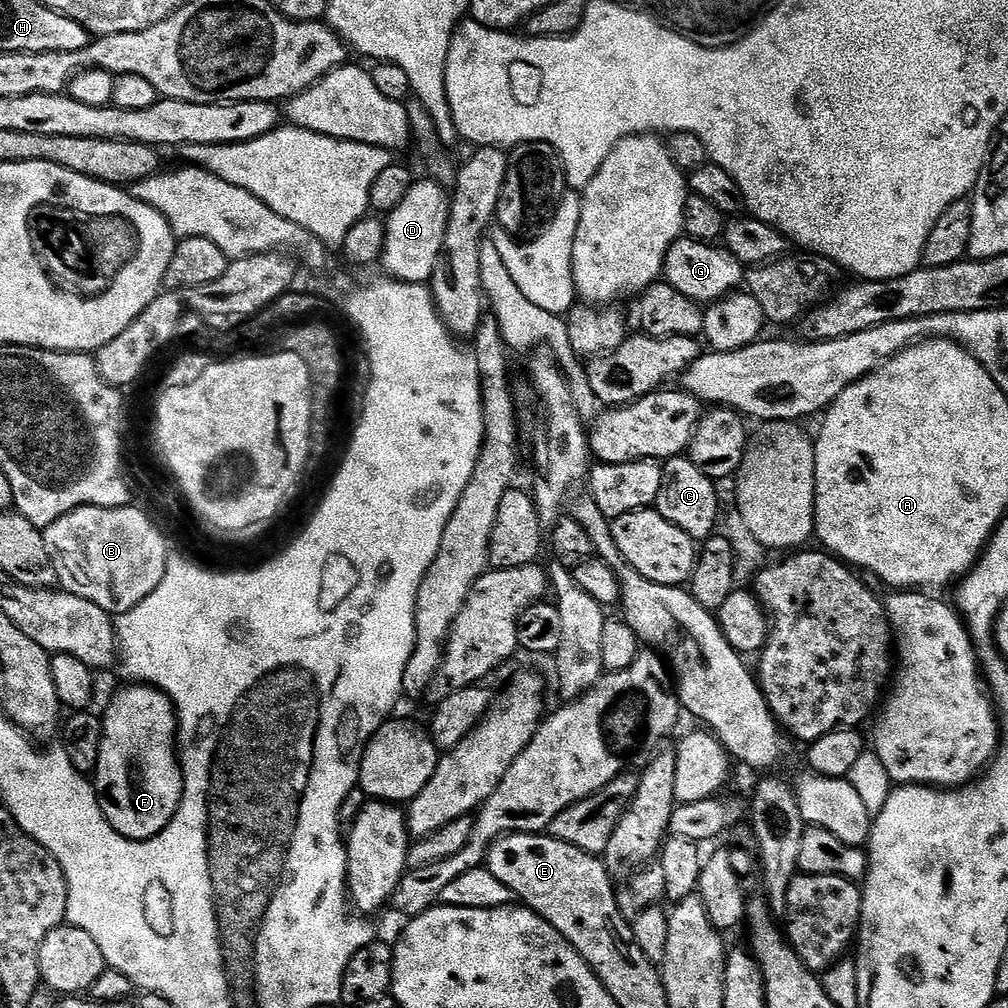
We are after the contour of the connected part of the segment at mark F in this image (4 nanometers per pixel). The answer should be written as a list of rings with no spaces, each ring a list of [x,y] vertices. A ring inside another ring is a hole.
[[[132,682],[127,686],[129,688],[122,689],[102,712],[104,737],[94,773],[94,787],[103,797],[100,809],[118,834],[127,840],[149,840],[170,823],[184,797],[184,769],[178,755],[178,721],[176,708],[165,692],[151,684]]]

